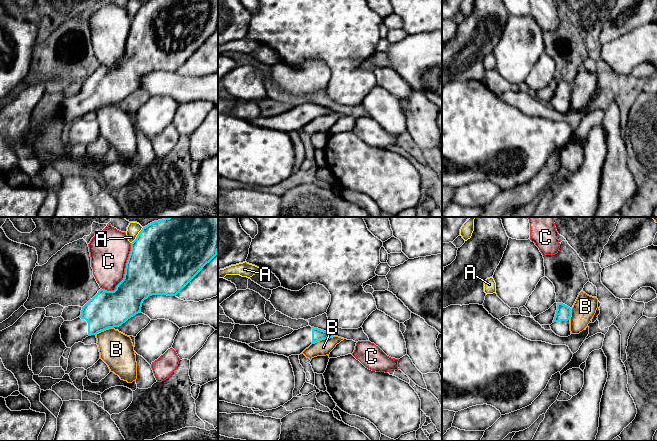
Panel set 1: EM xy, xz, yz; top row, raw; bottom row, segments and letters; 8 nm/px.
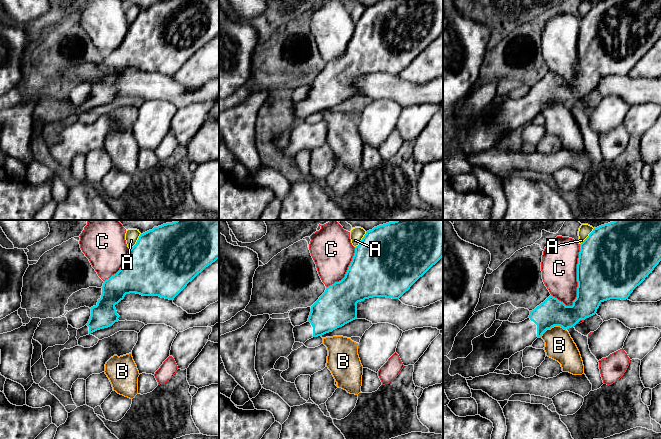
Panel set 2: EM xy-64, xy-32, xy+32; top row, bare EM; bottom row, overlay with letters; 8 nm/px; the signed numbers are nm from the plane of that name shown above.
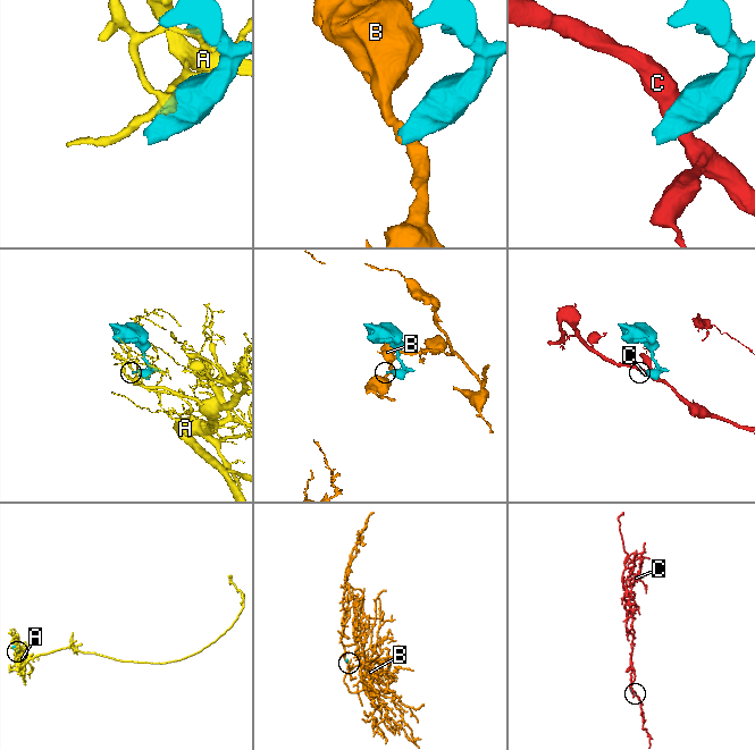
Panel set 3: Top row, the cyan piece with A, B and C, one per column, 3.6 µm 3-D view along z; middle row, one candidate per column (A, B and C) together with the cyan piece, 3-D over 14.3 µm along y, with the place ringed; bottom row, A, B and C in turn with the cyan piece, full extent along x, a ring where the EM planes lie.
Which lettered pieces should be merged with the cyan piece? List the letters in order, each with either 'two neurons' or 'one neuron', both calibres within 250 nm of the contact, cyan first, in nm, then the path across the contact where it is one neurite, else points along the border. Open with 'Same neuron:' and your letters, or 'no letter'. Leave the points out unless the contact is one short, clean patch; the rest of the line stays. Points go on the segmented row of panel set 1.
Same neuron: no letter
A: two neurons | 500/110 nm
B: two neurons | 100/130 nm | along xz (333, 335), (312, 343)
C: two neurons | 460/320 nm

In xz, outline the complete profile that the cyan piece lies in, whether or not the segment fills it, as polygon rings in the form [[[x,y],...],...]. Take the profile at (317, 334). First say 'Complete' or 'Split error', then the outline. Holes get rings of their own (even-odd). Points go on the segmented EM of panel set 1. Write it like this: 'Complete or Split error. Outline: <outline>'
Split error. Outline: [[[306,326],[298,330],[294,330],[291,334],[280,339],[271,341],[260,340],[248,345],[256,350],[289,357],[291,355],[300,355],[312,343],[333,336],[334,335],[331,332]]]

